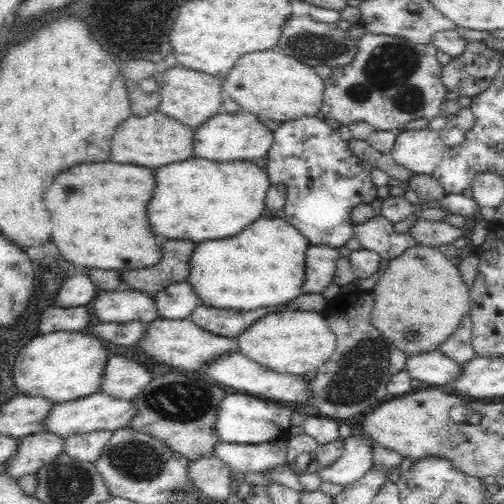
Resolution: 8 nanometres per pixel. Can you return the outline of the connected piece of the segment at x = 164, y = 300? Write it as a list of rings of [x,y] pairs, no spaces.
[[[187,280],[168,284],[157,290],[153,297],[159,316],[165,319],[189,318],[194,307],[201,304]]]

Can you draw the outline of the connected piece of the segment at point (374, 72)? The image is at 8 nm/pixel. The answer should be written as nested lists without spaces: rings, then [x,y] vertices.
[[[365,32],[357,39],[356,56],[352,62],[332,67],[330,77],[323,80],[324,94],[320,115],[340,122],[342,126],[362,121],[372,126],[375,131],[399,131],[413,120],[430,120],[443,116],[442,104],[449,90],[441,79],[443,66],[436,60],[437,52],[437,48],[431,42],[412,43],[399,36]]]

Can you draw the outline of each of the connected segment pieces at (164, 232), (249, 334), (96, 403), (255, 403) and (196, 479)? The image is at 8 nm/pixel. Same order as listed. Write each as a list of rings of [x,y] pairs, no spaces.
[[[194,157],[154,171],[156,188],[152,204],[148,204],[148,220],[158,236],[172,240],[202,242],[238,234],[261,217],[271,186],[268,172],[252,161],[216,162]]]
[[[280,309],[255,320],[236,337],[239,350],[250,360],[282,374],[305,375],[324,364],[336,350],[337,338],[322,313]]]
[[[96,392],[77,400],[56,403],[46,415],[45,430],[65,439],[67,436],[72,436],[72,434],[76,433],[118,430],[126,427],[133,416],[136,416],[136,407],[132,404],[132,400],[120,400],[110,395]]]
[[[226,394],[216,409],[216,432],[220,441],[236,444],[262,444],[287,435],[293,409],[256,396]]]
[[[213,455],[190,461],[187,479],[214,503],[226,500],[231,494],[230,467]]]

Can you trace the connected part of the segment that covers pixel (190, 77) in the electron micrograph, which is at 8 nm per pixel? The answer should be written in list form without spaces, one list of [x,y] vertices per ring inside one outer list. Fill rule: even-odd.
[[[175,66],[160,76],[160,104],[157,111],[188,127],[198,127],[221,111],[221,78],[197,70]]]

